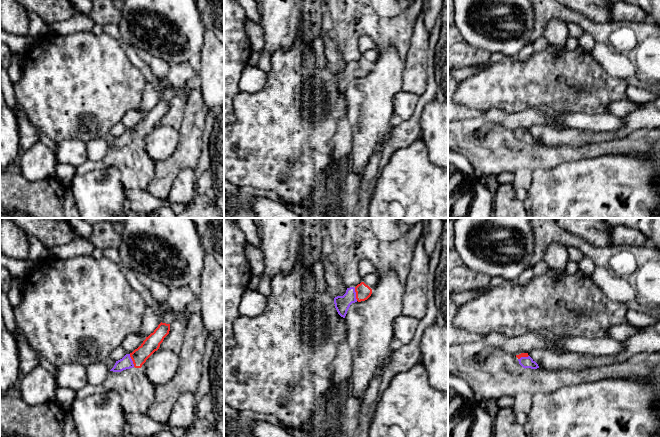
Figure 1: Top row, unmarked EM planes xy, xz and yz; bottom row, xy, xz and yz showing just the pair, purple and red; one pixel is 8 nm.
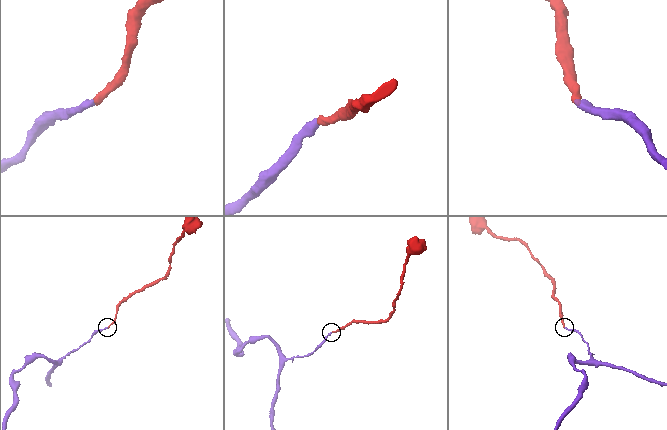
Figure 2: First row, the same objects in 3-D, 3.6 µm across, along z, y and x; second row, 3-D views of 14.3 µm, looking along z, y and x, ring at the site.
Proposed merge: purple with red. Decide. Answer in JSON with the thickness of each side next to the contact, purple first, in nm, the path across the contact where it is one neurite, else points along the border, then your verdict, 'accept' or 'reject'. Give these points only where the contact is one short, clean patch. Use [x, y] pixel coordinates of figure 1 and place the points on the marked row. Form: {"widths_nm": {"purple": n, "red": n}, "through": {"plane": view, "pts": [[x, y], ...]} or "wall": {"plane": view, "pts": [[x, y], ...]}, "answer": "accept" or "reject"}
{"widths_nm": {"purple": 100, "red": 130}, "through": {"plane": "xy", "pts": [[126, 362], [131, 360], [136, 359], [152, 343]]}, "answer": "accept"}

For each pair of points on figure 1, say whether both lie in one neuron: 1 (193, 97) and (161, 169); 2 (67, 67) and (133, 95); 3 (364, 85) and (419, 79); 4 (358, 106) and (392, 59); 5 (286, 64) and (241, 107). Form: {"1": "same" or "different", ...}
{"1": "same", "2": "same", "3": "different", "4": "same", "5": "same"}

